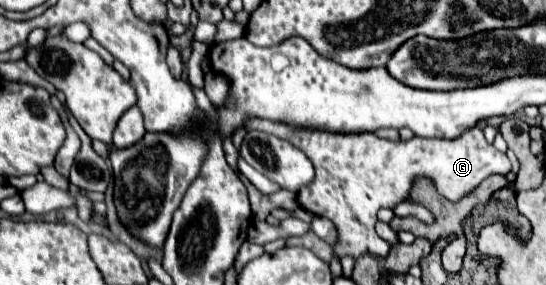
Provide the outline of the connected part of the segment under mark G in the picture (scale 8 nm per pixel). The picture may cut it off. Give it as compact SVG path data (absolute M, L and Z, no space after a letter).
M252 119L246 123L248 129L276 135L294 147L302 149L312 165L316 167L316 179L306 189L300 189L300 207L314 215L328 217L340 237L334 247L338 257L386 257L390 251L388 242L381 239L376 231L376 211L382 207L394 209L398 203L410 197L414 181L418 177L432 179L438 195L448 201L460 201L474 191L486 177L504 175L512 169L506 153L498 151L484 139L482 129L468 129L458 139L424 139L412 137L410 141L388 141L374 133L362 135L338 135L327 131L290 129L284 123Z

